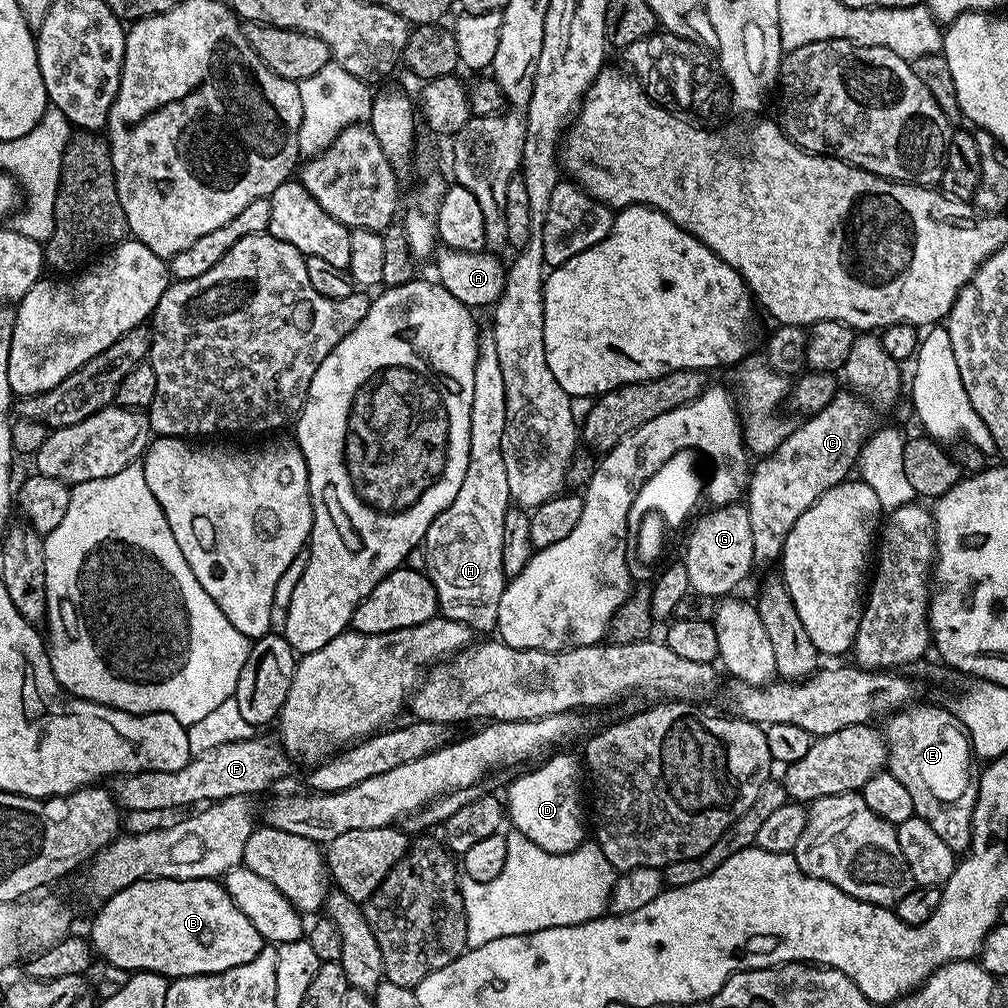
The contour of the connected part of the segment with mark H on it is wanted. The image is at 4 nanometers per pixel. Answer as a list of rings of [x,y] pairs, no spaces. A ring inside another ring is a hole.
[[[490,334],[479,337],[480,349],[474,366],[474,406],[470,410],[470,454],[466,466],[466,478],[450,502],[450,506],[426,530],[422,541],[424,568],[436,591],[438,612],[454,622],[465,624],[473,633],[492,632],[498,622],[498,602],[506,577],[502,570],[502,526],[504,516],[510,507],[510,497],[506,486],[506,462],[502,458],[502,434],[506,430],[506,386],[502,382],[502,366],[498,362],[498,350]]]

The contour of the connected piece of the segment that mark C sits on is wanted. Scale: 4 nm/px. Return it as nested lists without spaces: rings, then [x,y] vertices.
[[[848,390],[837,391],[830,406],[809,415],[804,428],[796,426],[775,452],[755,461],[746,489],[750,534],[754,537],[754,561],[779,561],[786,534],[790,534],[794,522],[798,522],[826,490],[849,479],[851,472],[848,471],[851,468],[853,471],[859,461],[860,450],[873,427],[872,415],[873,409],[859,395]]]

